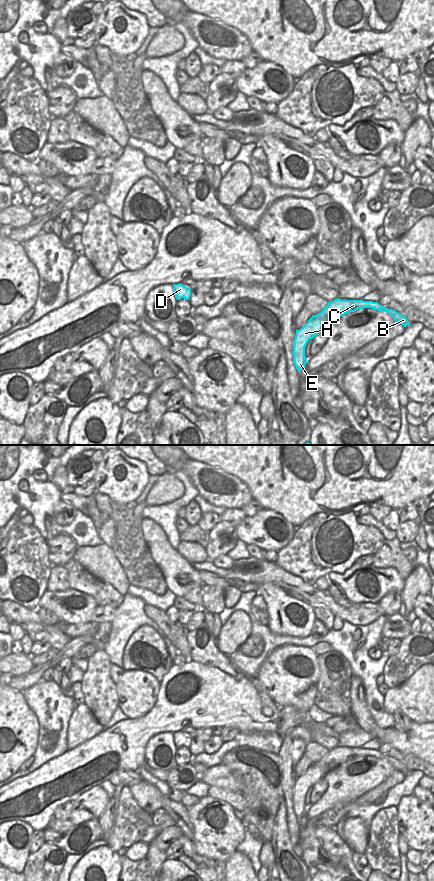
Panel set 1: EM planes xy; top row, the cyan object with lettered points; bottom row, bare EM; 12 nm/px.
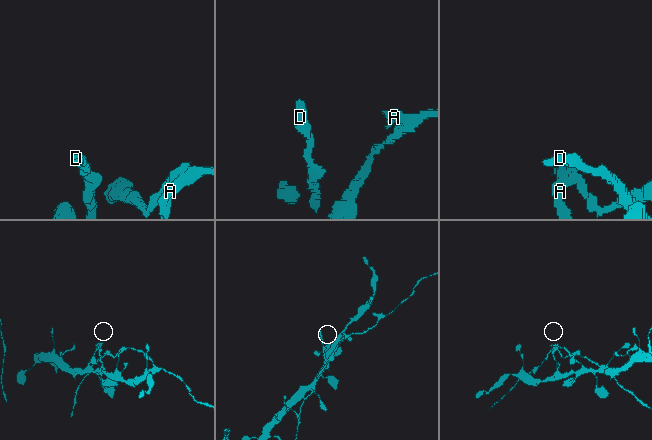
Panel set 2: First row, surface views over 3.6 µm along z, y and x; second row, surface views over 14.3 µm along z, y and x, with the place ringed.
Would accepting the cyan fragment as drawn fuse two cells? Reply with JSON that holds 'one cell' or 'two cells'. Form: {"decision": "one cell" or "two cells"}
{"decision": "two cells"}

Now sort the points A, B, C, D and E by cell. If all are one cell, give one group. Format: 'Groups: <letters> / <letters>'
Groups: A D E / B C

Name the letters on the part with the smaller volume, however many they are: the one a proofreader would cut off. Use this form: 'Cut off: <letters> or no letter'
Cut off: B, C

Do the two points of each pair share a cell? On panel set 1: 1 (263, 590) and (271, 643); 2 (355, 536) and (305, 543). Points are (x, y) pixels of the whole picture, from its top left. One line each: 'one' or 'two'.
1: two
2: one

